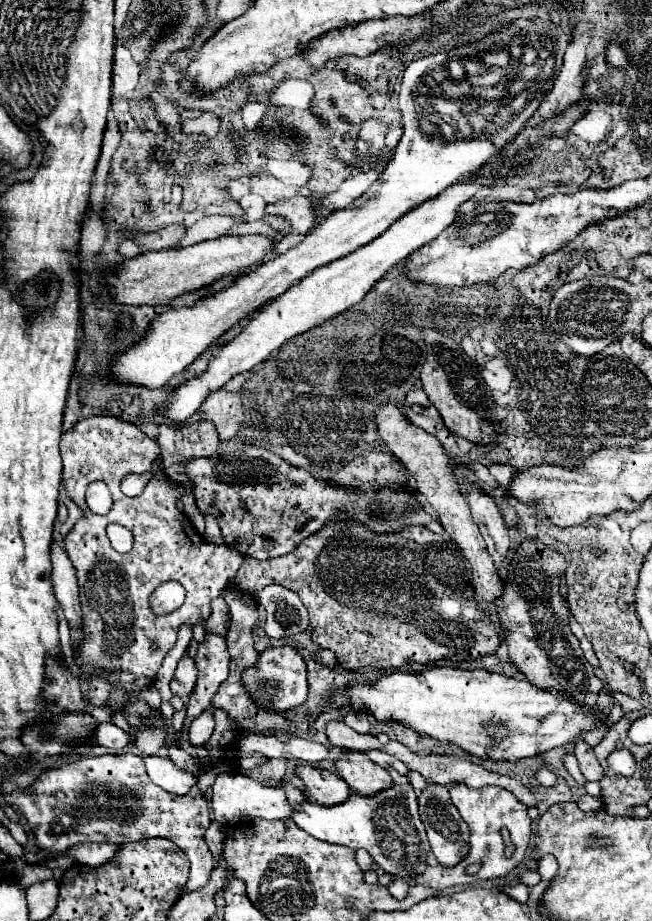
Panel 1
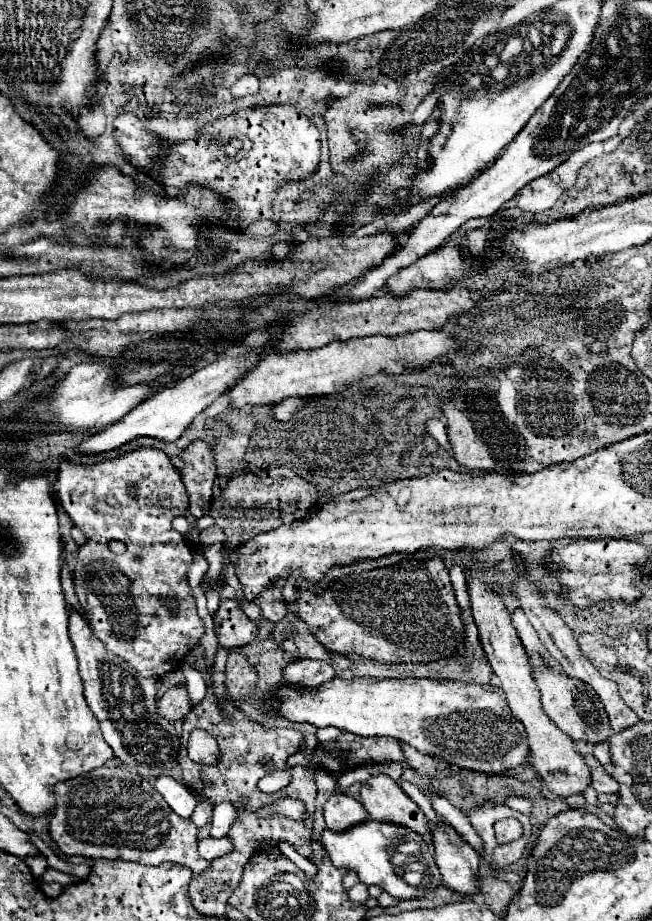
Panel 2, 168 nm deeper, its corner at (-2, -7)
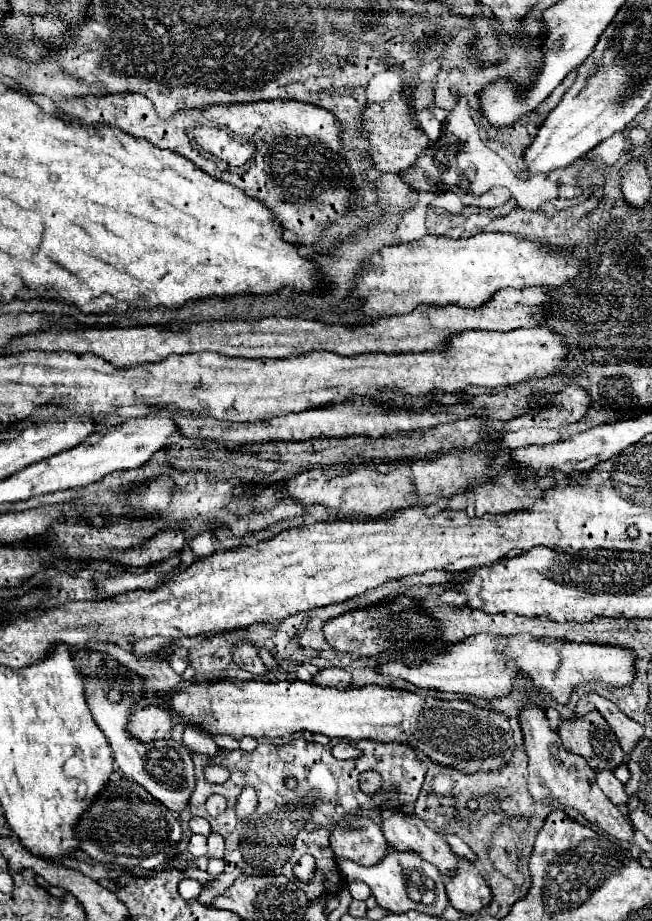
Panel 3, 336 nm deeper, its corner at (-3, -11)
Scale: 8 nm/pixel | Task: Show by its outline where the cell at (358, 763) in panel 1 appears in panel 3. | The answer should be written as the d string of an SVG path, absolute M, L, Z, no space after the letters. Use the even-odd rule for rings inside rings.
M385 811L381 821L387 843L397 851L415 851L423 861L433 863L443 877L453 877L457 871L457 855L441 833L435 833L421 819L403 811Z

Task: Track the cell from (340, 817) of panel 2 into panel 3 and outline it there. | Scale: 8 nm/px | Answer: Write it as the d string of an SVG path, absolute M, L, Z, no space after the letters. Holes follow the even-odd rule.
M347 815L331 835L331 849L337 859L351 859L361 865L377 865L389 851L383 831L365 817Z

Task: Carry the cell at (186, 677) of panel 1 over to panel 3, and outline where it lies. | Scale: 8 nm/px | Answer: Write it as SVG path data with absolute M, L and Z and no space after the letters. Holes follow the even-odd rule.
M153 703L131 715L127 723L127 733L141 743L165 739L165 735L171 729L173 729L173 715L169 715L165 707L157 707Z

